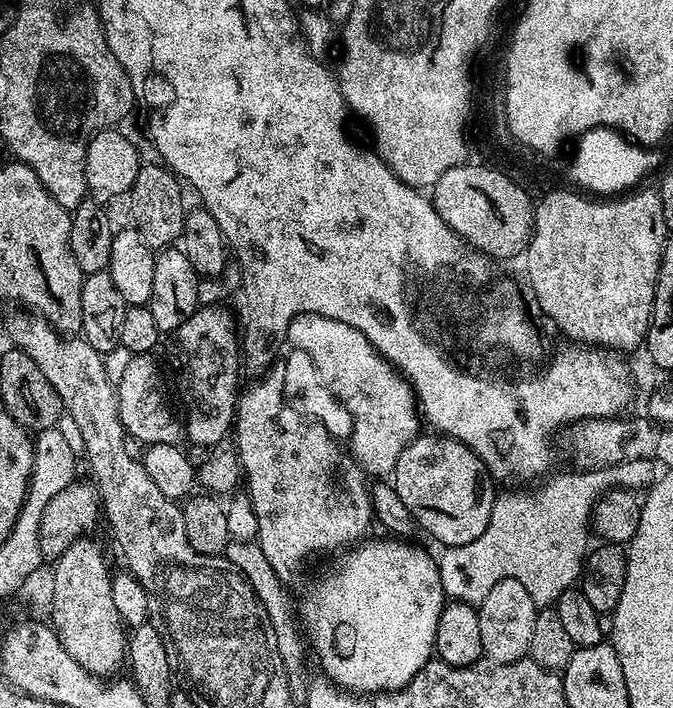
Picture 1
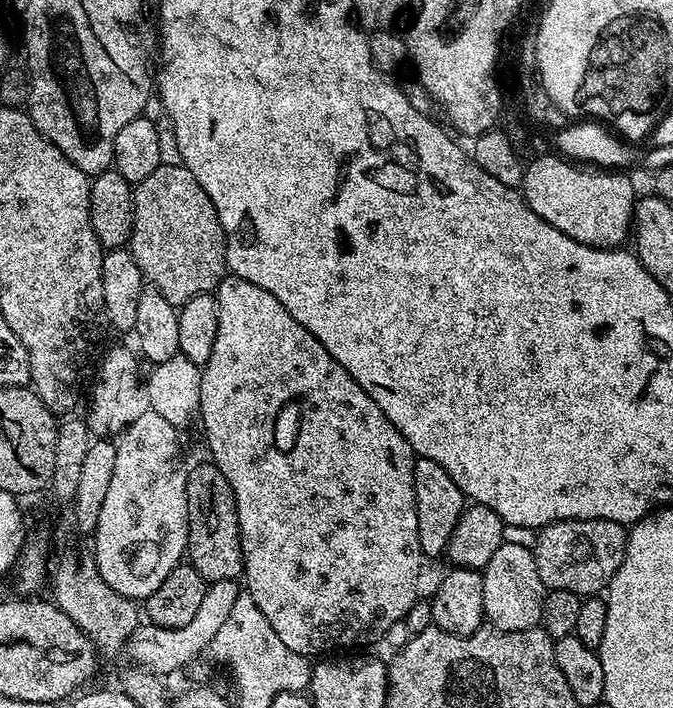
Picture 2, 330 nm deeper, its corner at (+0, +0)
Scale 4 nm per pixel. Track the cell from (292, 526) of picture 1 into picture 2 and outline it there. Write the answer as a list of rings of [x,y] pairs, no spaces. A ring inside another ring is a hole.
[[[228,274],[225,275],[224,281],[218,285],[214,295],[218,306],[218,332],[214,334],[214,350],[207,362],[202,365],[198,411],[198,420],[204,423],[204,436],[208,439],[210,458],[220,458],[220,454],[230,456],[230,452],[238,450],[238,446],[240,446],[238,442],[246,440],[244,430],[254,430],[252,424],[258,424],[258,428],[260,426],[275,426],[276,416],[282,408],[296,401],[300,405],[302,435],[299,437],[299,444],[302,446],[302,454],[304,454],[304,448],[308,448],[308,440],[320,442],[318,444],[318,448],[320,448],[318,476],[314,478],[314,498],[310,498],[310,506],[302,504],[298,508],[272,514],[272,510],[270,512],[262,510],[262,508],[254,510],[254,506],[236,504],[242,554],[244,555],[242,580],[246,585],[246,595],[254,598],[254,606],[258,606],[258,610],[262,610],[262,614],[266,614],[266,622],[270,622],[270,626],[274,626],[274,634],[278,634],[278,638],[282,638],[283,644],[290,646],[290,650],[303,656],[316,658],[315,656],[319,652],[335,653],[332,652],[335,648],[352,648],[355,644],[372,644],[375,640],[382,639],[395,624],[399,625],[408,615],[410,606],[414,606],[418,599],[416,579],[420,576],[420,560],[422,561],[420,543],[418,542],[418,510],[414,494],[414,466],[418,457],[412,451],[410,442],[406,442],[404,435],[396,429],[394,422],[390,422],[390,418],[386,418],[386,414],[382,414],[378,402],[374,402],[374,398],[370,398],[370,394],[366,394],[366,390],[362,390],[362,386],[358,386],[358,382],[354,382],[352,375],[329,354],[326,346],[322,346],[322,342],[318,342],[318,338],[314,338],[314,334],[310,334],[310,330],[306,330],[306,326],[299,324],[290,314],[290,310],[286,310],[286,306],[282,306],[282,302],[278,302],[278,298],[274,298],[274,294],[270,294],[270,290],[262,290],[262,286],[258,286],[254,282],[246,282],[246,278]]]

